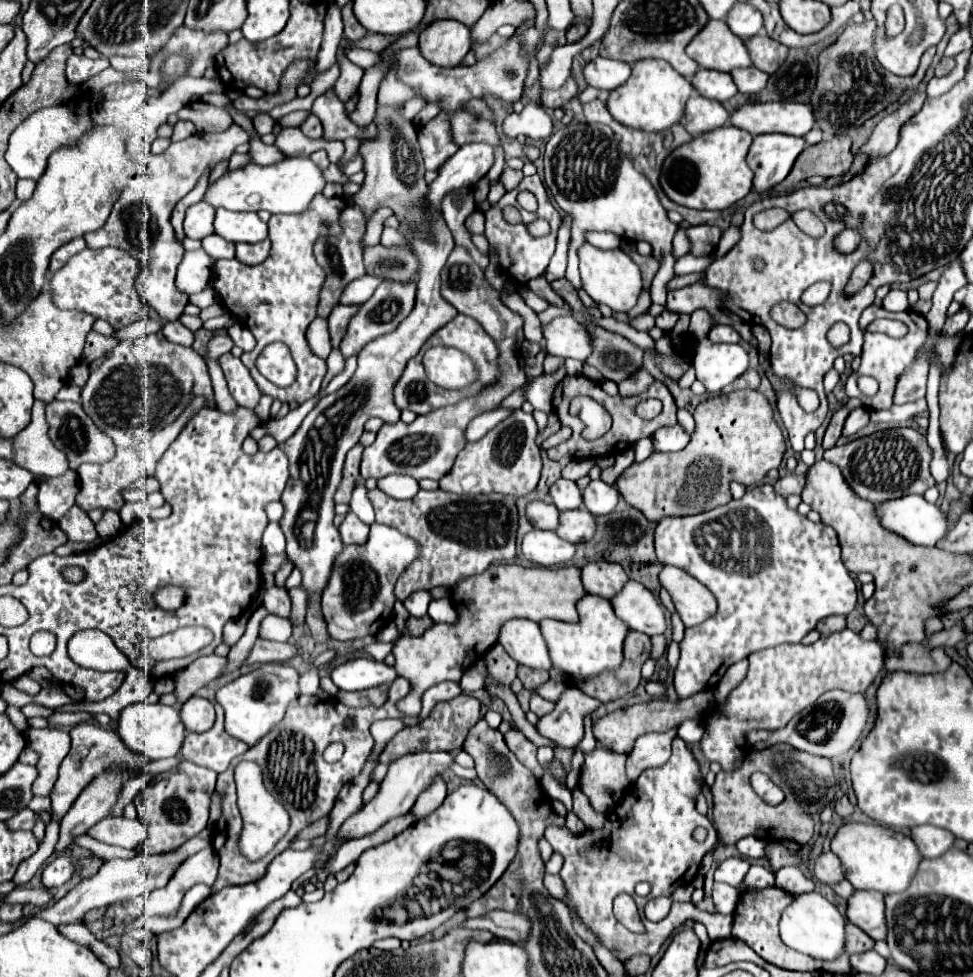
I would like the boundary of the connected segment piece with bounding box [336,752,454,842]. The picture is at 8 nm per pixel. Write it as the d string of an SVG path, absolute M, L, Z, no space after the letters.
M414 752L414 754L404 754L404 756L396 758L388 768L386 778L382 780L380 792L368 804L364 804L362 810L356 812L356 816L350 816L342 824L336 842L344 840L344 838L362 838L370 832L376 832L390 818L408 814L416 802L416 796L428 786L428 780L432 780L432 776L438 776L444 770L448 770L452 762L454 762L454 758L448 752Z

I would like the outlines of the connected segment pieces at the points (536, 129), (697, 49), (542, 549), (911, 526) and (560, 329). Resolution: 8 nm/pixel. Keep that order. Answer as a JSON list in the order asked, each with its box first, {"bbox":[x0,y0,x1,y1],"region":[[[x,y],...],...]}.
[{"bbox":[502,100,552,140],"region":[[[528,100],[520,114],[510,114],[504,120],[502,132],[508,138],[522,134],[532,140],[546,140],[552,134],[552,118],[540,100]]]},{"bbox":[686,20,752,72],"region":[[[708,20],[686,46],[686,54],[698,62],[700,68],[730,72],[732,68],[752,66],[744,42],[730,32],[724,20]]]},{"bbox":[522,530,576,566],"region":[[[530,530],[522,540],[522,556],[540,566],[558,566],[568,560],[572,560],[576,552],[576,546],[560,540],[556,532],[544,532],[544,530]]]},{"bbox":[874,494,948,546],"region":[[[916,494],[882,502],[874,510],[882,528],[918,546],[936,546],[948,532],[944,512]]]},{"bbox":[542,316,592,362],"region":[[[562,316],[546,326],[542,326],[546,350],[548,354],[562,356],[562,358],[576,358],[584,362],[592,348],[590,348],[590,336],[584,330],[582,324],[574,316]]]}]

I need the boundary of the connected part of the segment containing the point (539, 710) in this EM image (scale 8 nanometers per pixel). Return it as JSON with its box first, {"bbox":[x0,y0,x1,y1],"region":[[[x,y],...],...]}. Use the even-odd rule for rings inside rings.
{"bbox":[530,694,554,716],"region":[[[534,694],[532,700],[530,700],[530,710],[536,716],[544,716],[544,714],[548,714],[548,712],[554,710],[554,702],[548,702],[548,700],[544,700],[544,698],[540,698],[540,696]]]}

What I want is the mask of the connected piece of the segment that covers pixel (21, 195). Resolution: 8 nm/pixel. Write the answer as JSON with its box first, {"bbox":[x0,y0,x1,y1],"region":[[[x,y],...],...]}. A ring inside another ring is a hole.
{"bbox":[16,180,36,202],"region":[[[18,180],[18,188],[16,188],[18,200],[20,200],[20,202],[28,200],[28,198],[32,196],[34,188],[36,188],[36,182],[32,182],[32,180]]]}

